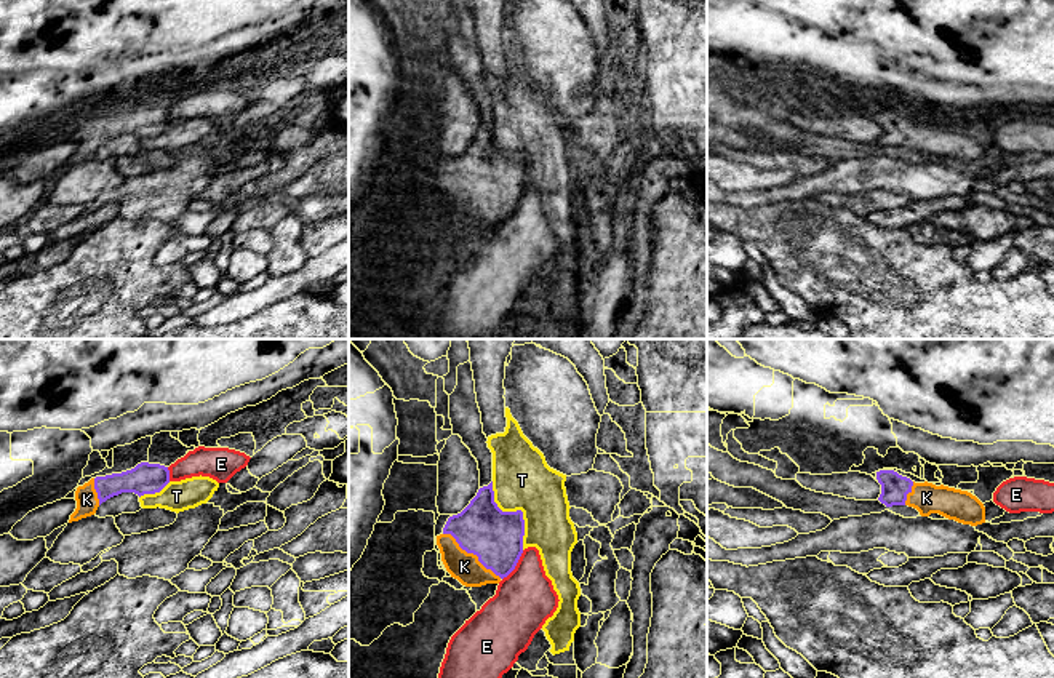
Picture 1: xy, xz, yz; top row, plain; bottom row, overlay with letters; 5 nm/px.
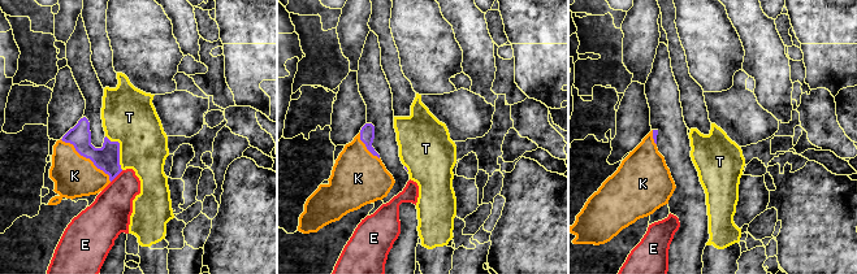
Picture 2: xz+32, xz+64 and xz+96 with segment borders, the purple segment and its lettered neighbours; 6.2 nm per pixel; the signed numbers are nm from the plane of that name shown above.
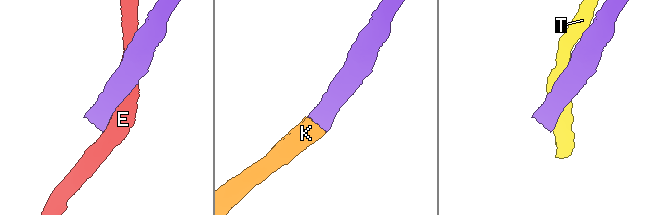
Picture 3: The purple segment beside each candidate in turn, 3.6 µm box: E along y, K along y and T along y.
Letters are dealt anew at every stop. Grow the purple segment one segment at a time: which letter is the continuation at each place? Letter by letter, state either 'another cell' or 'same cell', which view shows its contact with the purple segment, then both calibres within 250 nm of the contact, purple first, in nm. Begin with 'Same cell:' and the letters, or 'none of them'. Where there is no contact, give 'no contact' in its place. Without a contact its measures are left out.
Same cell: K
E: another cell; contact in xz; calibres 280 and 300 nm
K: same cell; contact in xz; calibres 280 and 150 nm
T: another cell; contact in xz; calibres 280 and 300 nm

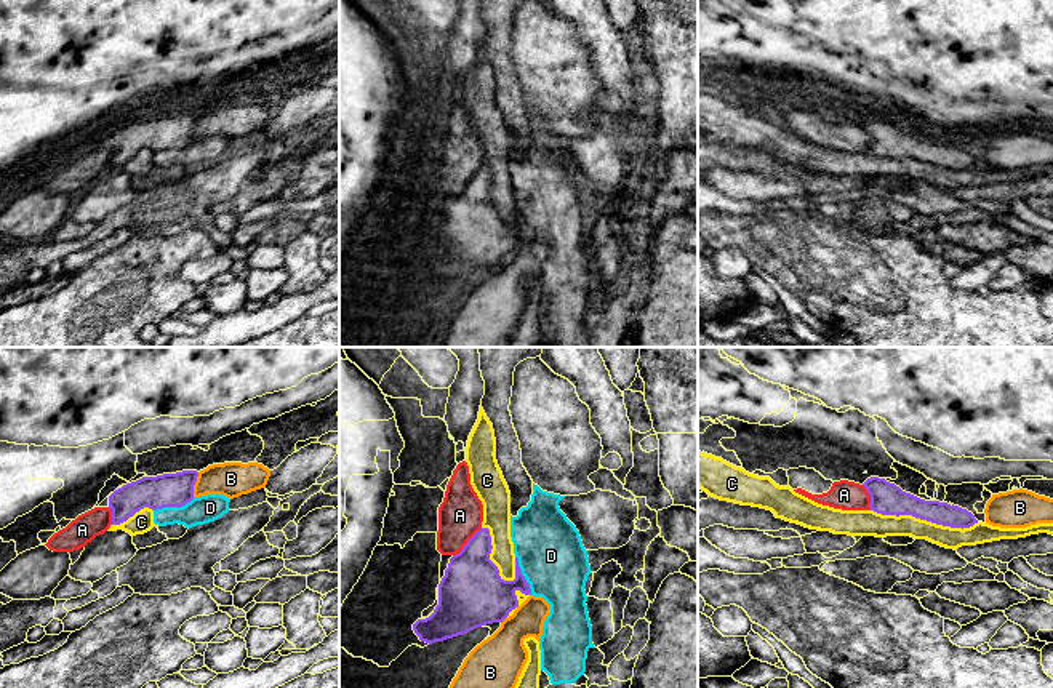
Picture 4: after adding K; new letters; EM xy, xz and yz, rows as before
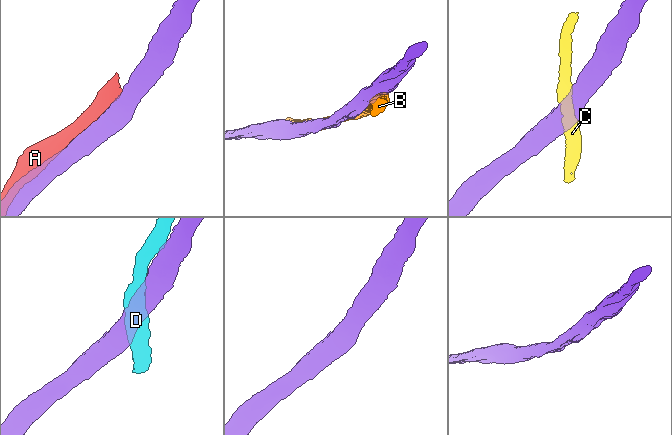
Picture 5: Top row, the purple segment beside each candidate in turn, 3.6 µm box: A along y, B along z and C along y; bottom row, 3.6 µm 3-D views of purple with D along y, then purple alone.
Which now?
Same cell: none of them
A: another cell; contact in xz; calibres 320 and 220 nm
B: another cell; contact in xy; calibres 180 and 180 nm
C: another cell; contact in yz; calibres 160 and 120 nm
D: another cell; contact in xy; calibres 180 and 140 nm

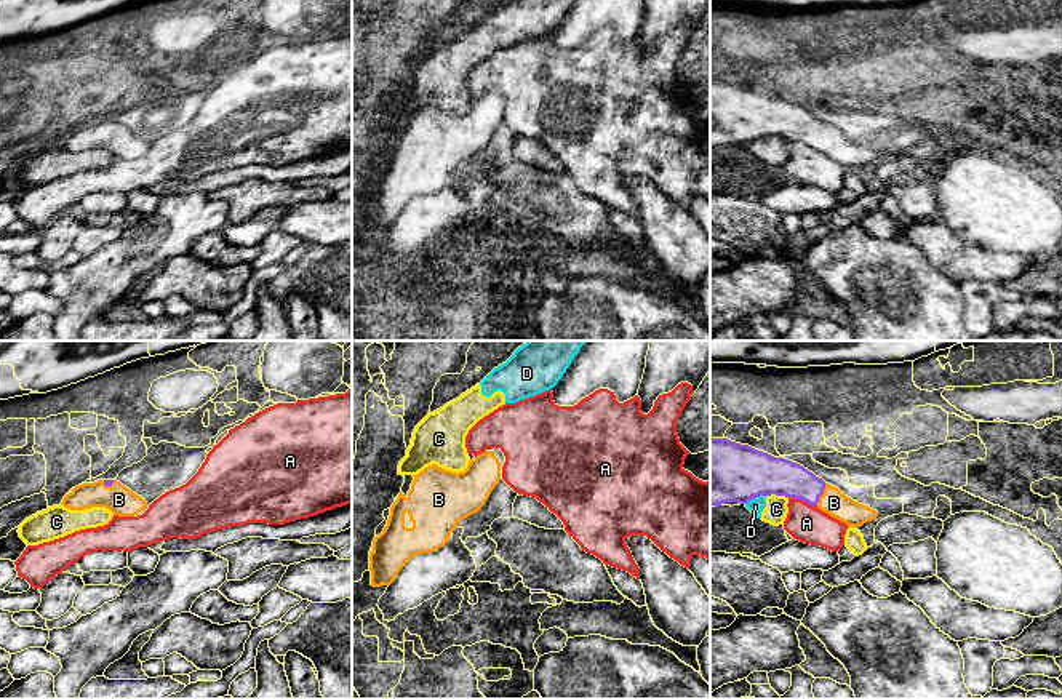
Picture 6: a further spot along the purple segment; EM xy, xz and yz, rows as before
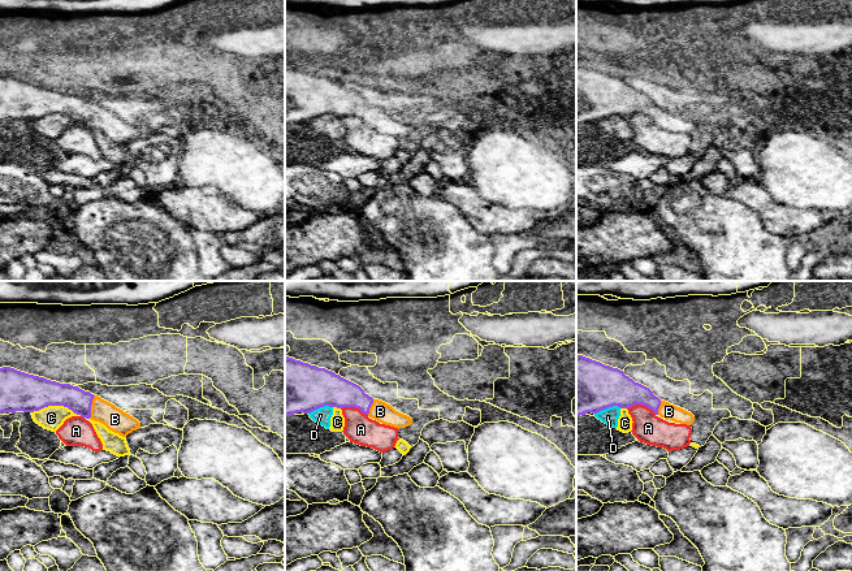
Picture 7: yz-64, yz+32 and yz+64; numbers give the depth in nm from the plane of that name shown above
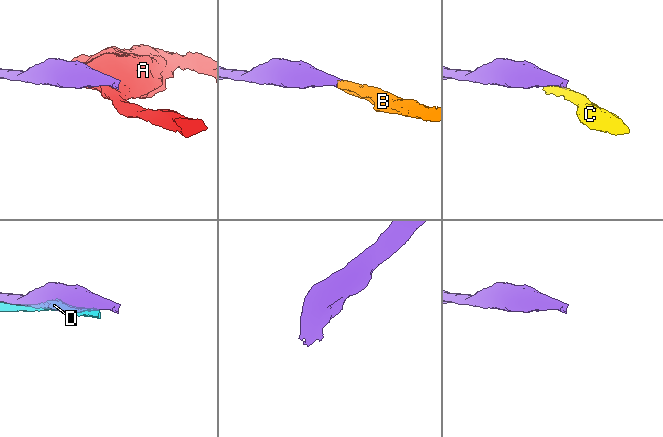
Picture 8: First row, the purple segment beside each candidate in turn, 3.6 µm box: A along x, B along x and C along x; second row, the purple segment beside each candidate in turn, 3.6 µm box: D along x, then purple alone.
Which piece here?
Same cell: B
A: another cell; contact in yz; calibres 220 and 190 nm
B: same cell; contact in yz; calibres 190 and 130 nm
C: another cell; contact in yz; calibres 300 and 120 nm
D: another cell; contact in yz; calibres 340 and 80 nm

